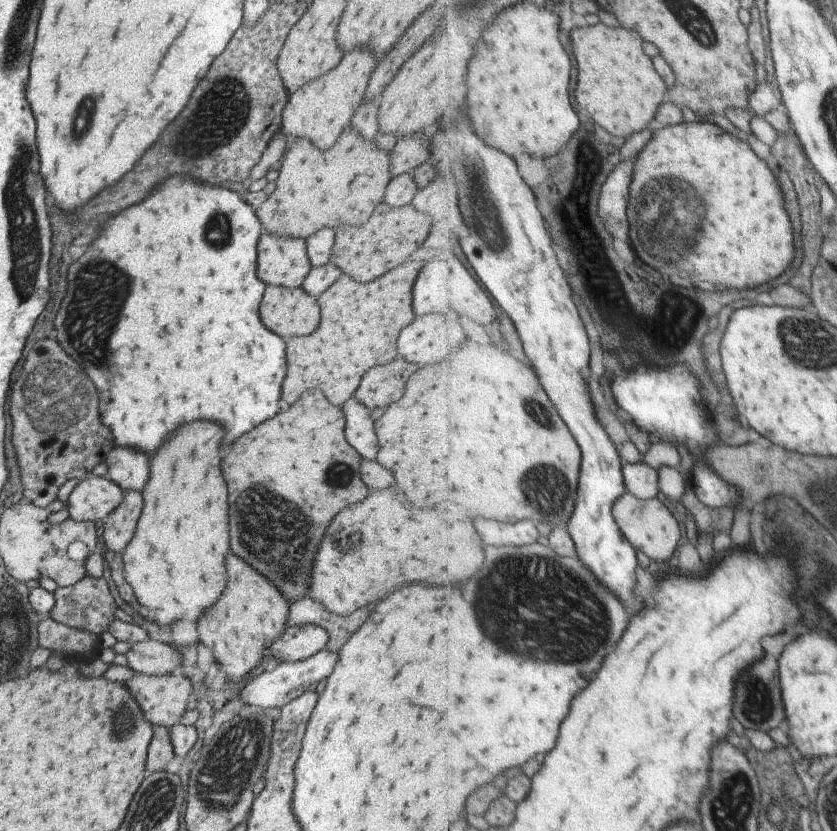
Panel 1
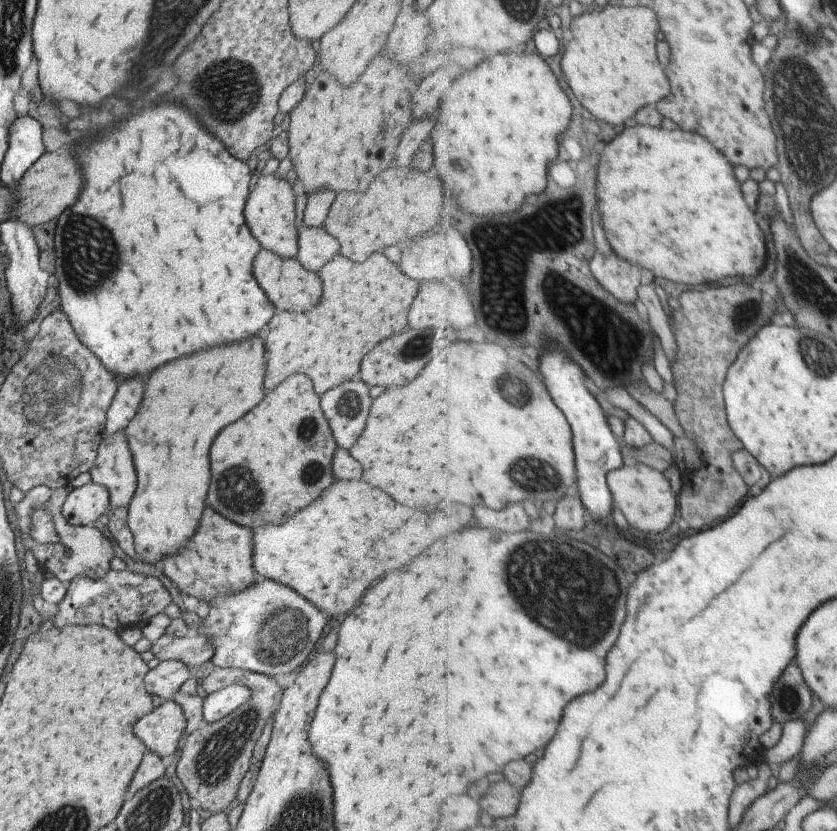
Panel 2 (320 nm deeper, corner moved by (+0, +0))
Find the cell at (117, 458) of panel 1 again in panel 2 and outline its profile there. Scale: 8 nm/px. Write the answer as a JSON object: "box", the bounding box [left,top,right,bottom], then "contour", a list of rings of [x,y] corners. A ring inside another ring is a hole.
{"box":[105,376,145,435],"contour":[[[135,376],[133,380],[121,380],[121,382],[117,379],[118,385],[106,410],[105,433],[110,435],[117,430],[123,430],[125,424],[131,420],[141,398],[143,380],[145,380],[143,376]]]}

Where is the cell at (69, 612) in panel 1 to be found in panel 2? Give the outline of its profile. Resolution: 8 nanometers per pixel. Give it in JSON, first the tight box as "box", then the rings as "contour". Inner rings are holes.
{"box":[53,570,171,630],"contour":[[[109,570],[98,579],[76,576],[66,584],[63,598],[58,602],[53,624],[101,625],[113,630],[126,626],[143,626],[171,603],[171,598],[154,572],[134,573],[131,570]]]}

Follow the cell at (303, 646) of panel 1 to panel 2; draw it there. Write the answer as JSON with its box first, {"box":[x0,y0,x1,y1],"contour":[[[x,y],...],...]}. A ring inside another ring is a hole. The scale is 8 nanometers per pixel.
{"box":[196,577,330,677],"contour":[[[257,577],[249,586],[234,593],[214,596],[214,599],[207,603],[209,611],[205,618],[198,621],[196,632],[205,635],[215,648],[210,660],[215,668],[220,669],[245,669],[270,677],[295,672],[295,668],[307,660],[307,654],[314,647],[315,642],[322,639],[330,626],[316,606],[292,588],[276,580],[263,580]]]}

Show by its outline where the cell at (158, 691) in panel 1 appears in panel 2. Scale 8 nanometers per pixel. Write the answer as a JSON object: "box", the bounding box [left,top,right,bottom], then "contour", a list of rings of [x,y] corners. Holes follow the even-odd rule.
{"box":[133,700,185,759],"contour":[[[167,700],[137,720],[133,734],[161,759],[175,752],[185,727],[181,707],[177,702]]]}

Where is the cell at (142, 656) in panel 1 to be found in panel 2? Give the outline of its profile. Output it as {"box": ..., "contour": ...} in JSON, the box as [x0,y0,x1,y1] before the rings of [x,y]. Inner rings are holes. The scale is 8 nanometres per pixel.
{"box":[144,661,191,701],"contour":[[[159,661],[153,669],[148,669],[144,676],[144,687],[149,694],[159,696],[161,700],[167,701],[179,692],[179,686],[191,676],[190,669],[181,661]]]}

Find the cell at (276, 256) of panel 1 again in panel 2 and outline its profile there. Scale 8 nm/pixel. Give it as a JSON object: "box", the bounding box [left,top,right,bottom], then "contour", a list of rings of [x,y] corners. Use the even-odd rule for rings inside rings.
{"box":[245,175,297,258],"contour":[[[260,175],[253,188],[249,190],[245,202],[245,222],[250,233],[257,239],[260,248],[275,252],[283,258],[296,256],[297,230],[295,227],[295,193],[297,188],[291,185],[290,177],[285,179],[276,175]]]}

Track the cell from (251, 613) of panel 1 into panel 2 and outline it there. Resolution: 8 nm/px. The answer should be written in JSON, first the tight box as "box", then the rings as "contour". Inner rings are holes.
{"box":[161,506,256,601],"contour":[[[205,506],[199,518],[199,528],[173,556],[164,556],[161,561],[162,572],[180,592],[194,596],[198,601],[209,601],[217,595],[237,592],[256,581],[252,567],[252,538],[250,530],[229,522],[227,518]]]}

